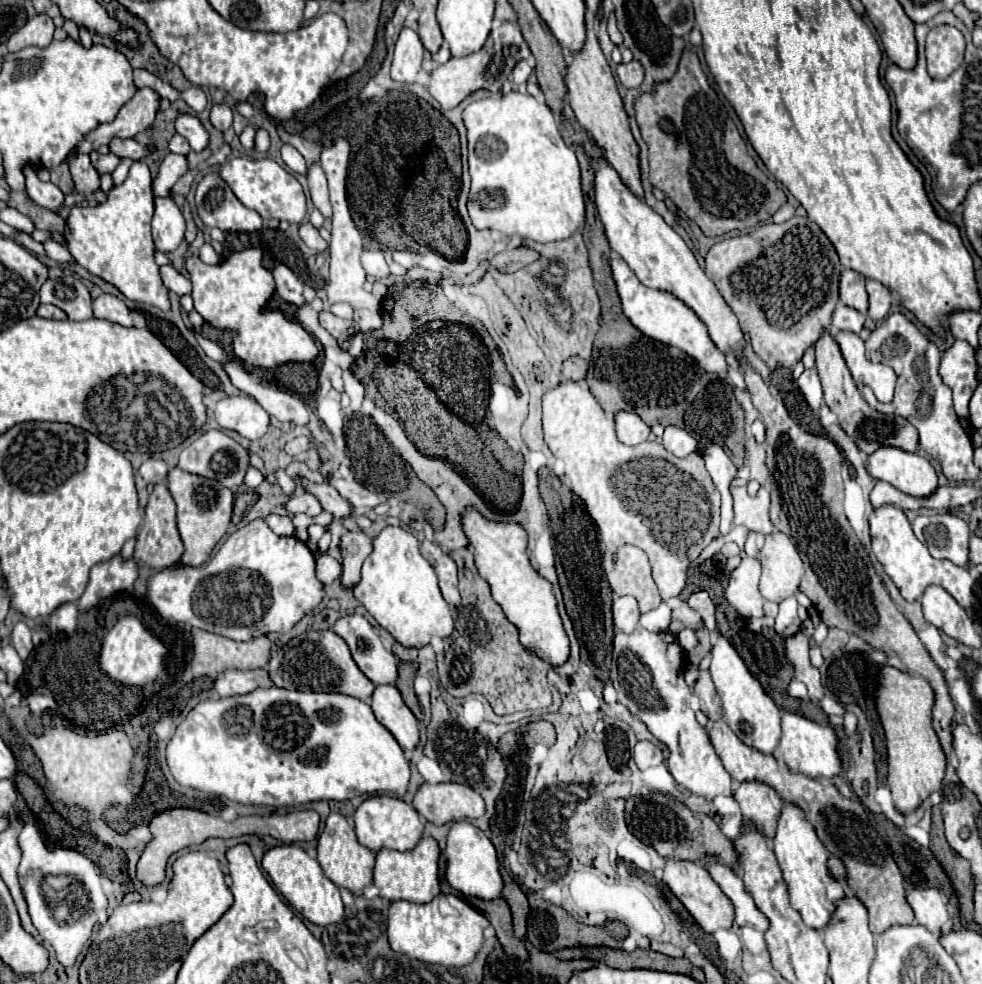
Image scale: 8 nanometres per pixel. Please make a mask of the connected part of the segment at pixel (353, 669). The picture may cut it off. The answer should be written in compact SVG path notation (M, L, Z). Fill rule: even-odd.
M310 631L294 637L288 645L278 649L270 659L270 679L276 687L296 689L296 691L326 691L326 693L344 693L360 701L370 703L374 693L374 683L358 669L354 663L346 641L334 631Z

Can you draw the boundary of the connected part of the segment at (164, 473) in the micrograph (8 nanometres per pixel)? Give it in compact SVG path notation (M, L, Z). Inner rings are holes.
M148 459L148 461L142 463L138 473L142 475L142 479L146 483L156 485L156 483L166 483L168 481L168 471L170 471L170 467L168 467L166 461L162 461L162 459Z

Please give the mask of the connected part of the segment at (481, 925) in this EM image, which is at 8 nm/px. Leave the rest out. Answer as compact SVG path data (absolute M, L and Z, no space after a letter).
M438 895L434 901L416 905L410 901L394 901L388 915L388 941L392 951L404 953L410 959L422 963L434 963L444 967L464 967L474 961L482 947L482 933L488 927L488 919L472 909L456 895Z

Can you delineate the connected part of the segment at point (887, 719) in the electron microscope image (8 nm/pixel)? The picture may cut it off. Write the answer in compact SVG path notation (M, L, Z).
M882 667L876 691L878 715L886 733L888 747L888 785L898 813L916 811L934 791L940 789L946 757L938 735L932 729L934 691L922 677L912 677L894 667Z

